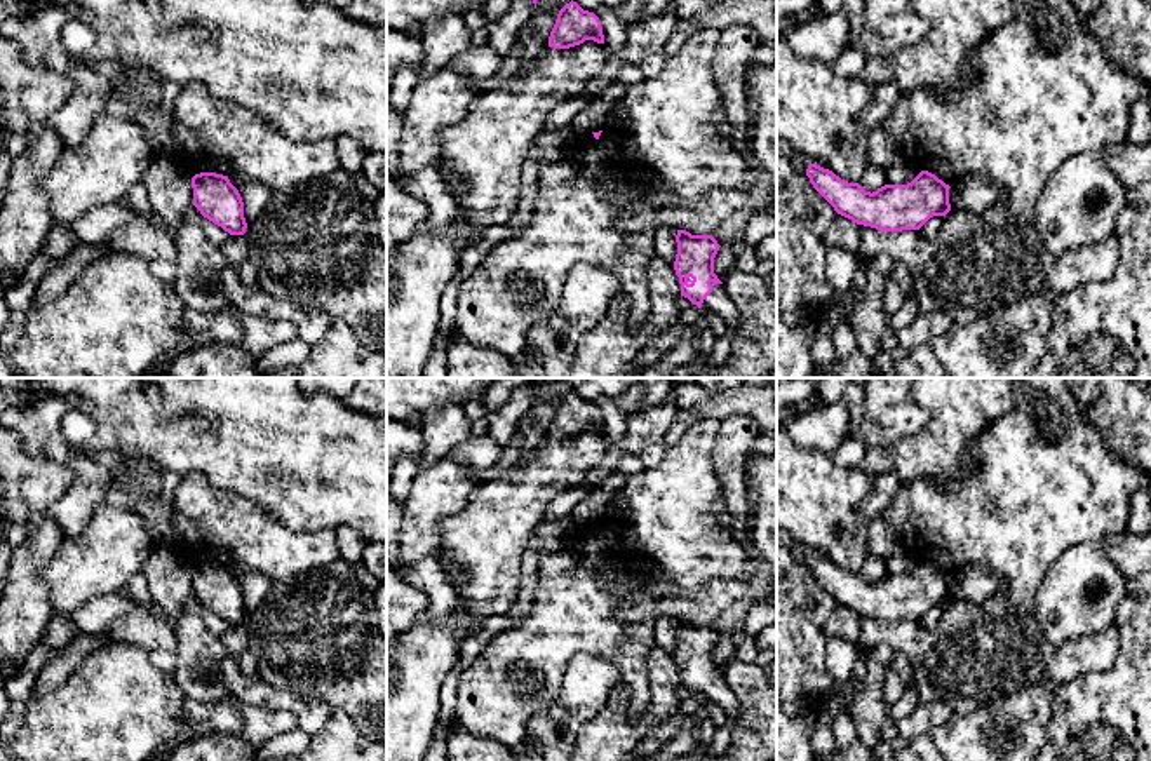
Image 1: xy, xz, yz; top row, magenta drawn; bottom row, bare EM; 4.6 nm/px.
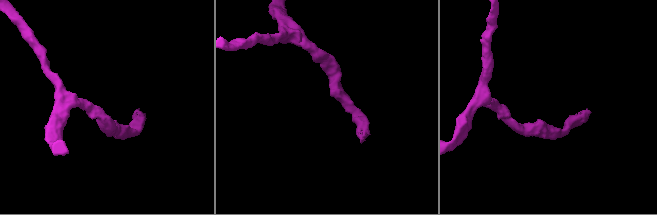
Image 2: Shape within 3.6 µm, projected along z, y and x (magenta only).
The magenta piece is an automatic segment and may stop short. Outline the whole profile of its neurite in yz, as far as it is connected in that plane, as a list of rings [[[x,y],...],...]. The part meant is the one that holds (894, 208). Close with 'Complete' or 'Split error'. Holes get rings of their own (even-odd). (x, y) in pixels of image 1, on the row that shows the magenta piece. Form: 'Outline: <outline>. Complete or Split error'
Outline: [[[810,164],[806,176],[813,188],[834,207],[834,211],[857,225],[883,232],[919,230],[930,218],[946,216],[951,211],[949,185],[928,171],[921,171],[907,185],[885,185],[876,192],[865,192],[858,183],[848,183],[832,171]]]. Complete

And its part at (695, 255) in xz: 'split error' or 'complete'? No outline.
split error

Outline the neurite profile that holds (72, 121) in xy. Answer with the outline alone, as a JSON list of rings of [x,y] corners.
[[[87,61],[73,63],[66,71],[73,91],[47,124],[56,131],[63,148],[75,148],[91,131],[96,117],[104,113],[111,96],[111,78],[94,71]]]

